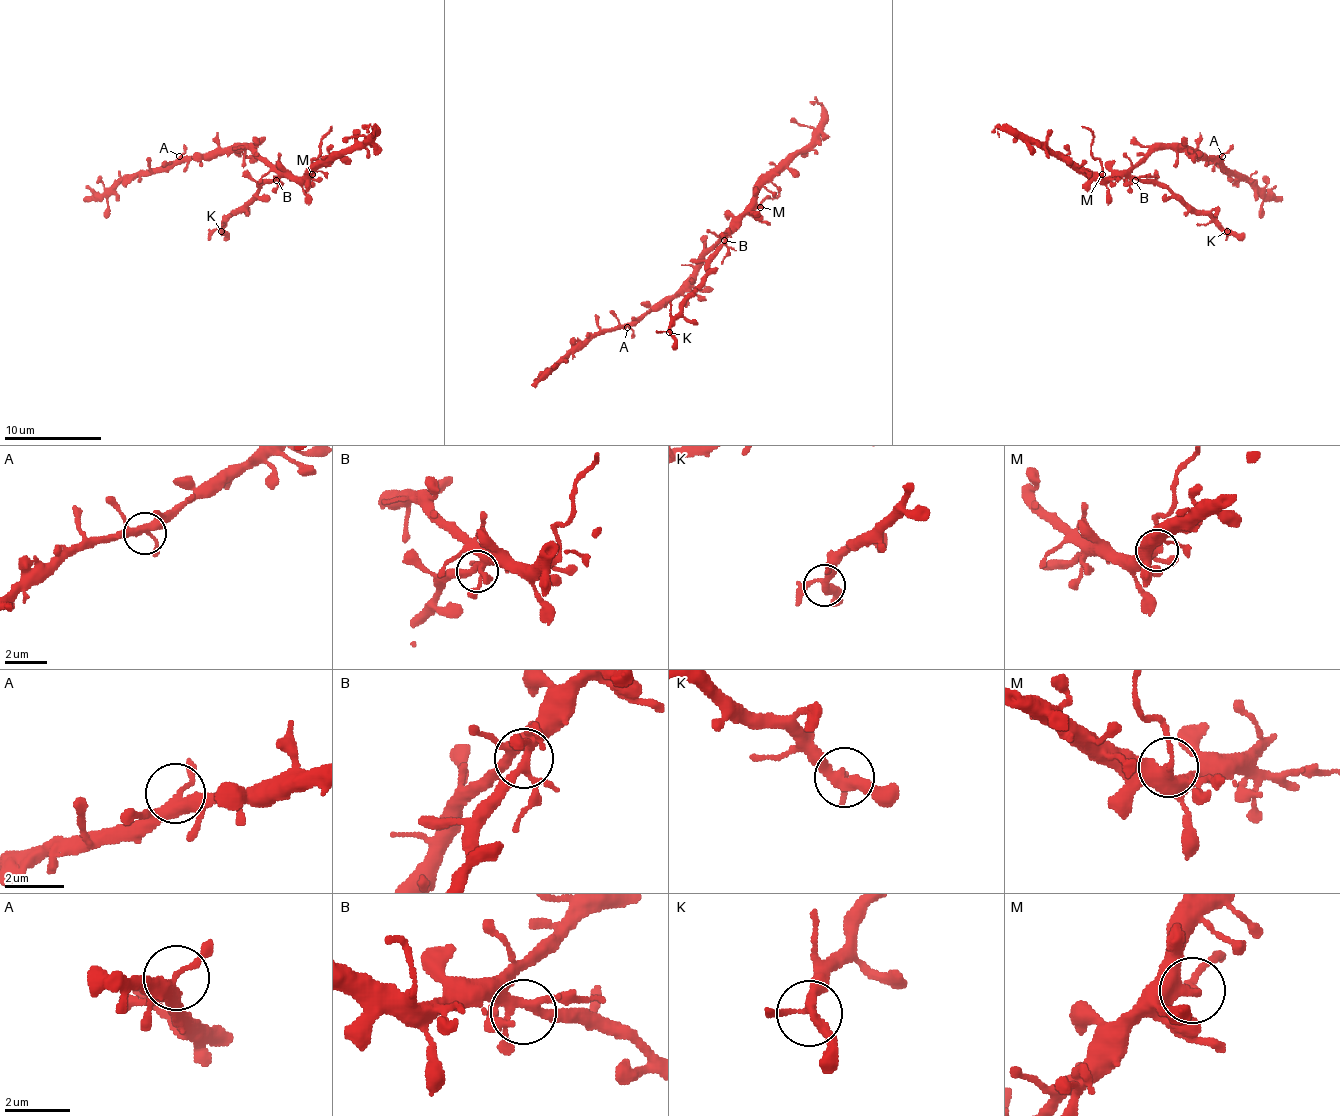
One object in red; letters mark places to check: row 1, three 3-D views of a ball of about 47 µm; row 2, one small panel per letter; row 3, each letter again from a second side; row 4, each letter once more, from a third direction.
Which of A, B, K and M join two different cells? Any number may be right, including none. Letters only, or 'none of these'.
M

